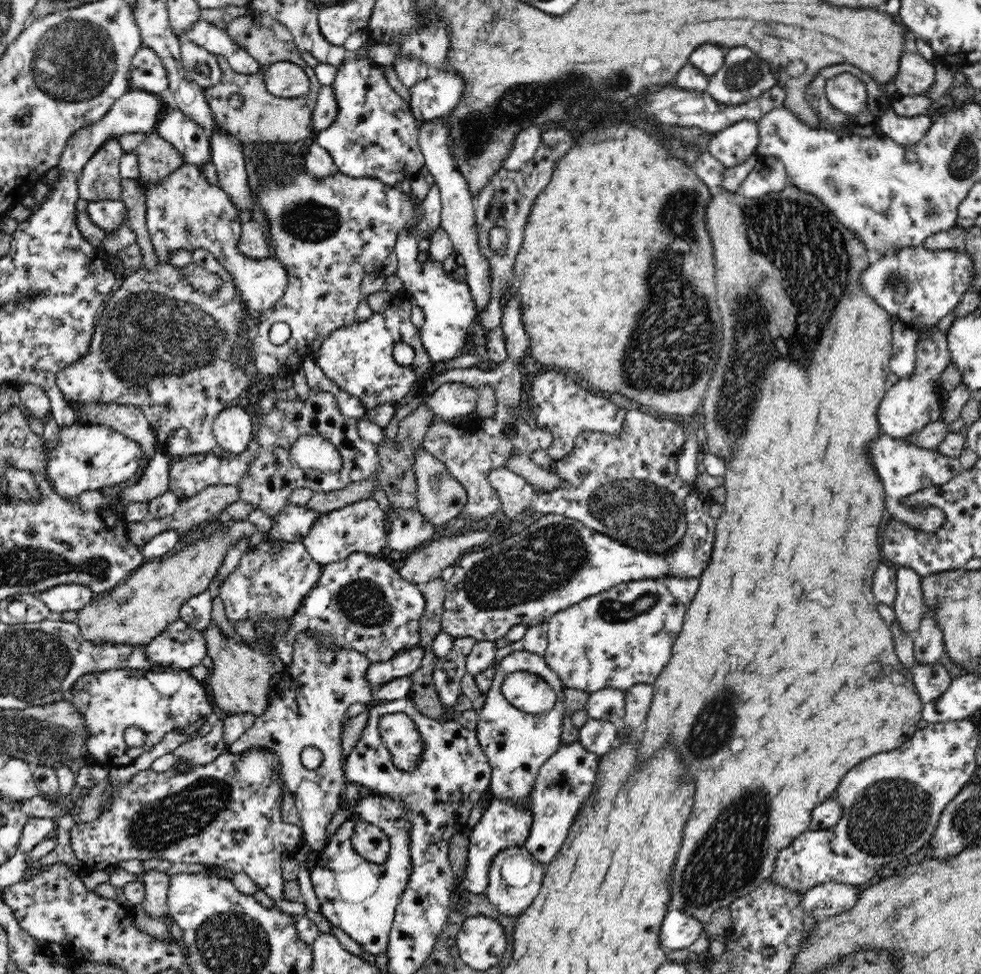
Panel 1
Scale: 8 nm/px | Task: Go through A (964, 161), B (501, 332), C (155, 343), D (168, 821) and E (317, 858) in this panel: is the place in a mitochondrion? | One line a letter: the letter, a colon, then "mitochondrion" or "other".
A: mitochondrion
B: other
C: mitochondrion
D: mitochondrion
E: other

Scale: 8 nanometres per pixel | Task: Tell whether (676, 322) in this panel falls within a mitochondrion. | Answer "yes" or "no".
yes

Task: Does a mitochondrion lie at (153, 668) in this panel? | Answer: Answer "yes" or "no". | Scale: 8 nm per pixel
no

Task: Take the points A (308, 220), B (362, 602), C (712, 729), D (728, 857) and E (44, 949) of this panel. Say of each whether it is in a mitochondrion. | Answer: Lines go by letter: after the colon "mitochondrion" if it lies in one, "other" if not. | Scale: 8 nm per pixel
A: mitochondrion
B: mitochondrion
C: mitochondrion
D: mitochondrion
E: other

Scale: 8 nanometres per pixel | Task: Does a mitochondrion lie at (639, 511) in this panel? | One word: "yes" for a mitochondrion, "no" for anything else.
yes

